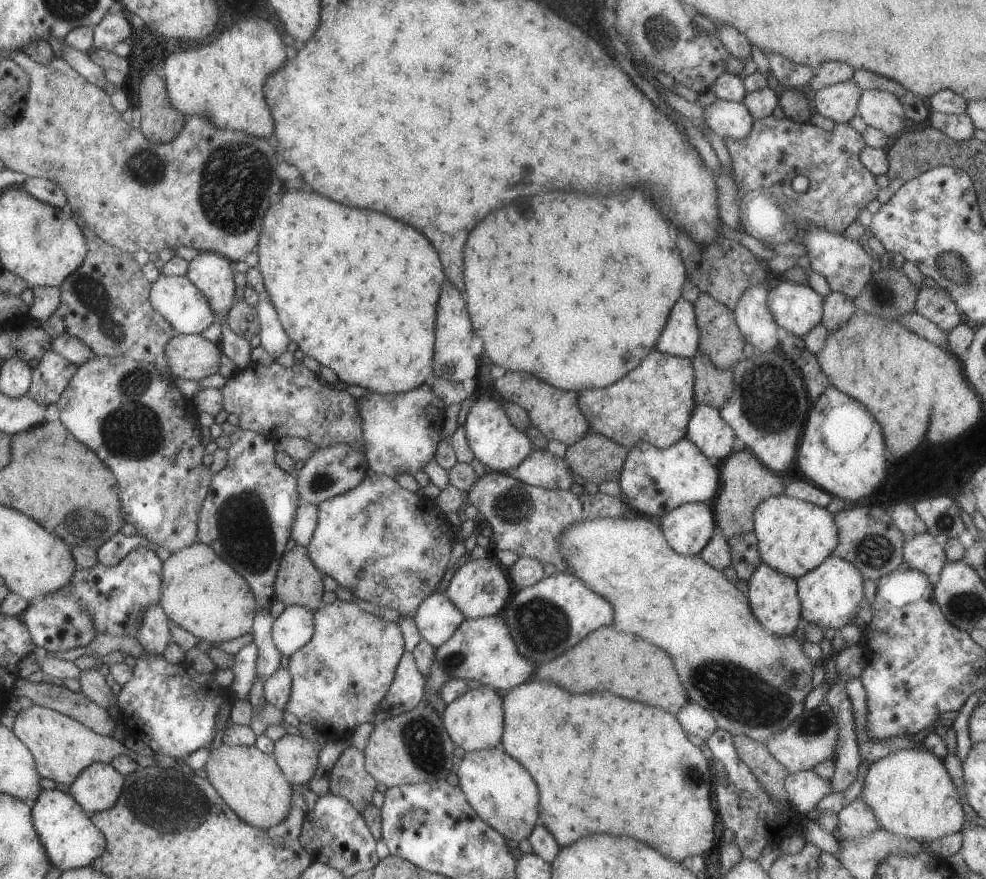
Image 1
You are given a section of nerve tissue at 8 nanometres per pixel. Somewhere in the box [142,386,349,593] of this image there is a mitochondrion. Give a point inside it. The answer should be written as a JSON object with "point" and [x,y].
{"point":[243,526]}

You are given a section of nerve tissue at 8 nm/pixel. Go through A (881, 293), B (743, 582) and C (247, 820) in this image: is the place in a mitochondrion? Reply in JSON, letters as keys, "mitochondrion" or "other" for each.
{"A":"mitochondrion","B":"other","C":"other"}

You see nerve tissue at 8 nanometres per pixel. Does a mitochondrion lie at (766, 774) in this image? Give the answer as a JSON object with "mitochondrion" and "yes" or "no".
{"mitochondrion":"no"}

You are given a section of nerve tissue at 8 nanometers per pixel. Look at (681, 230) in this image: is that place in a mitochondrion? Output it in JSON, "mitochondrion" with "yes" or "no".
{"mitochondrion":"no"}

